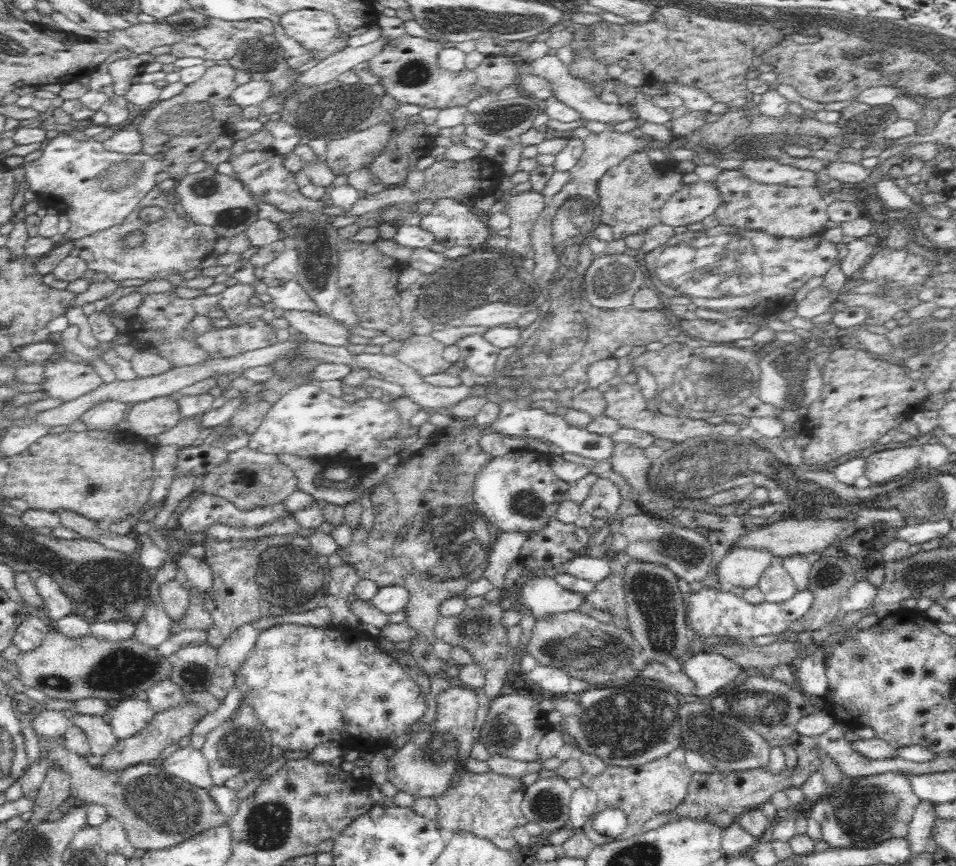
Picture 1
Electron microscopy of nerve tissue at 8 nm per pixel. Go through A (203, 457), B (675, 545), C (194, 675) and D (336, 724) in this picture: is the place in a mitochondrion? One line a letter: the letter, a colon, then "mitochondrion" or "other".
A: other
B: mitochondrion
C: mitochondrion
D: other

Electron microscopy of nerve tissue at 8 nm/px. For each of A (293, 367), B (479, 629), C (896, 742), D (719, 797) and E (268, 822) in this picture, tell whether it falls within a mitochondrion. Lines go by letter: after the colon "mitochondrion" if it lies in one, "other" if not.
A: mitochondrion
B: mitochondrion
C: other
D: mitochondrion
E: mitochondrion

